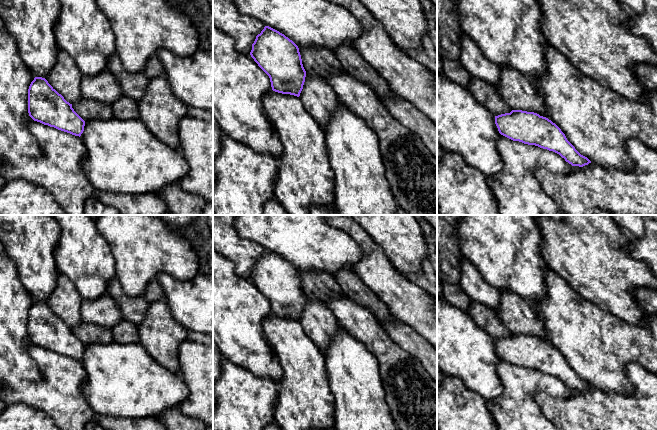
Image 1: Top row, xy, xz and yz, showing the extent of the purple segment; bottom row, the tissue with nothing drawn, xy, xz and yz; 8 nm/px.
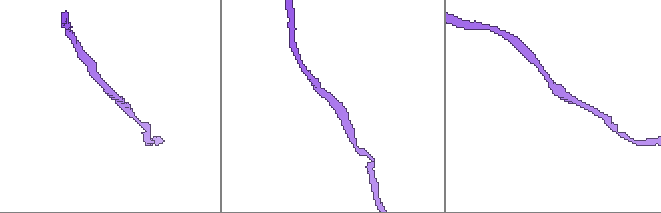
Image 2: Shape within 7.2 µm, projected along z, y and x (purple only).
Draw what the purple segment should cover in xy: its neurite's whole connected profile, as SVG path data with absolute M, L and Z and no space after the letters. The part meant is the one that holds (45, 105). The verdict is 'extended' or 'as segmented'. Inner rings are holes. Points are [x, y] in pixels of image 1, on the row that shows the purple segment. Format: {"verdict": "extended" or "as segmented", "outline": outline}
{"verdict": "as segmented", "outline": "M35 77L28 89L28 113L37 122L81 136L85 121L45 78Z"}

